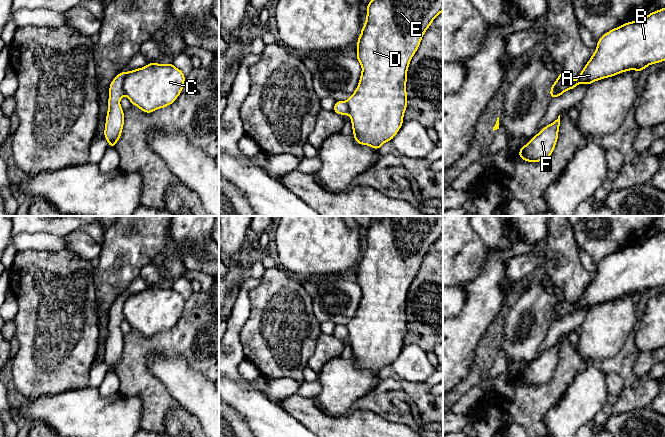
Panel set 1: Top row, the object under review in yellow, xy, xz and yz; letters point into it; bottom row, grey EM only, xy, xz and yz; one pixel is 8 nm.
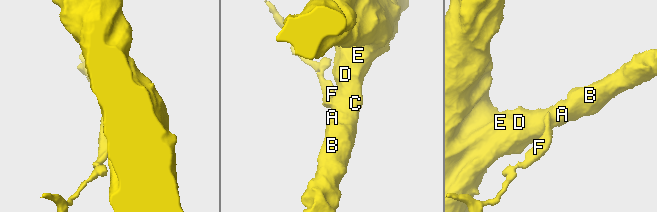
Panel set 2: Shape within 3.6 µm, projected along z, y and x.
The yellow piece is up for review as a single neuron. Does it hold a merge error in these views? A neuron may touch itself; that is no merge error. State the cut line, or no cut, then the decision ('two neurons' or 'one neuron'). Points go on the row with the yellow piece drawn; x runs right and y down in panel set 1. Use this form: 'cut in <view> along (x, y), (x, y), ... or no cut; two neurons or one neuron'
cut in xy along (126, 73), (123, 79), (124, 94); two neurons

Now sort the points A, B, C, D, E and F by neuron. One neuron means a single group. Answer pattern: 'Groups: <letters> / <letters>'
Groups: A B C D E / F

